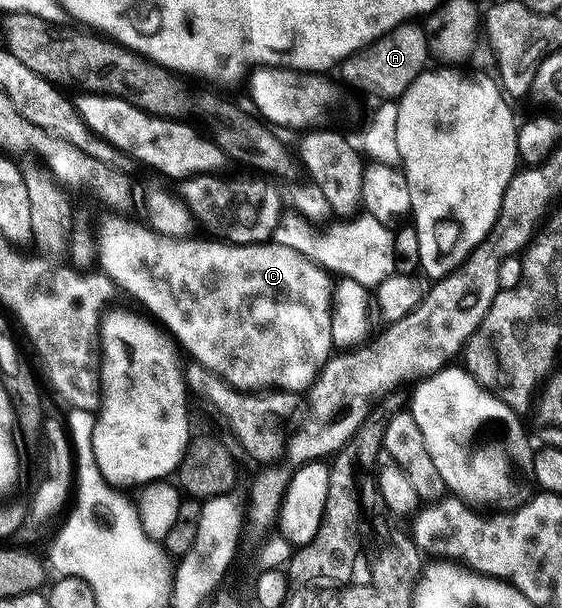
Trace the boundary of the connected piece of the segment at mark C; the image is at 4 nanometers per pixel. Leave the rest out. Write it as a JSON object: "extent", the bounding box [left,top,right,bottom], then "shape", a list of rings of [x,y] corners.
{"extent":[96,215,335,395],"shape":[[[106,215],[98,225],[98,237],[96,233],[96,265],[105,273],[119,290],[122,289],[130,297],[135,297],[141,308],[151,318],[157,319],[162,328],[174,338],[175,342],[183,350],[186,349],[199,361],[201,368],[208,373],[214,373],[222,378],[227,385],[239,391],[281,391],[287,395],[293,395],[301,391],[309,390],[318,378],[318,372],[326,366],[332,356],[334,340],[332,339],[332,315],[335,286],[330,283],[331,274],[310,258],[306,258],[300,251],[294,251],[290,247],[273,243],[261,245],[232,245],[221,239],[206,239],[210,241],[197,241],[197,236],[187,235],[180,237],[166,237],[150,228],[149,224],[137,225],[126,215]]]}

